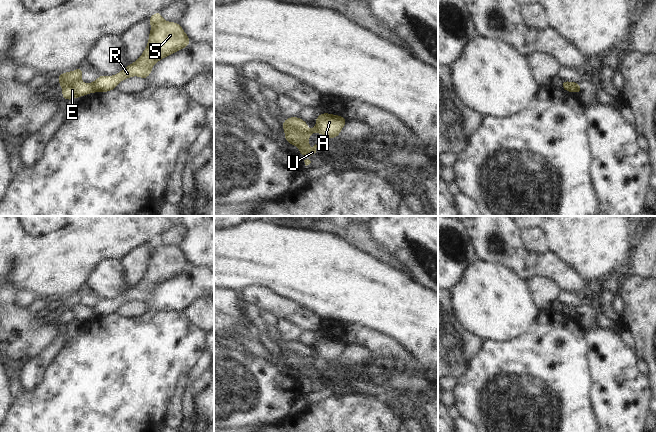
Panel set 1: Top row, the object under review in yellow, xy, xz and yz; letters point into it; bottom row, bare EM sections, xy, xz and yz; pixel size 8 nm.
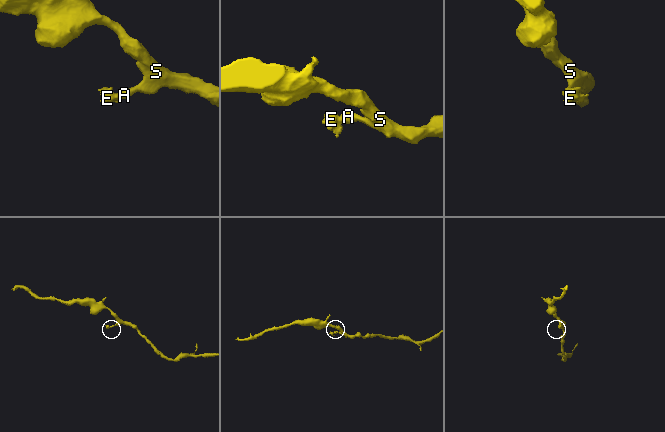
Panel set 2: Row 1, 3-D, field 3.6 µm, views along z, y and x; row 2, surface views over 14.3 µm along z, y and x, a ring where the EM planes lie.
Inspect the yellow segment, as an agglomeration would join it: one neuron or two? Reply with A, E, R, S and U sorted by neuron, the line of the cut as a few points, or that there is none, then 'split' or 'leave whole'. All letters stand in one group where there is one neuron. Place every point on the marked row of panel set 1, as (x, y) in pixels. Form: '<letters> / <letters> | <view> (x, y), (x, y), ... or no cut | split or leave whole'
A R S / E U | xy (92, 83), (95, 91) | split

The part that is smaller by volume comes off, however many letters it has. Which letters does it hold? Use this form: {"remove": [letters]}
{"remove": ["E", "U"]}

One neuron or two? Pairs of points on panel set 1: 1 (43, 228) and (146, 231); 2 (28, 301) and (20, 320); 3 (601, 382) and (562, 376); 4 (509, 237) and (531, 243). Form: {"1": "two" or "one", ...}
{"1": "two", "2": "two", "3": "two", "4": "two"}

